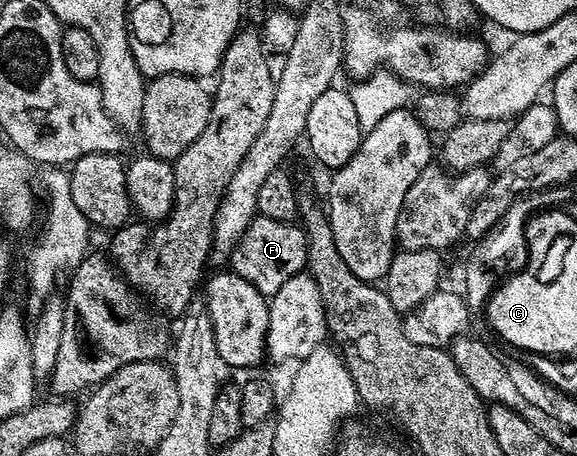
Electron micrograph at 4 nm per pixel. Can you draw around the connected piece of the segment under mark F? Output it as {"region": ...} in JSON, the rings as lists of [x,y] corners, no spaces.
{"region":[[[258,215],[244,229],[234,252],[228,256],[228,263],[235,275],[244,277],[248,285],[269,297],[277,293],[288,277],[299,274],[306,267],[306,244],[306,233],[301,226]]]}

